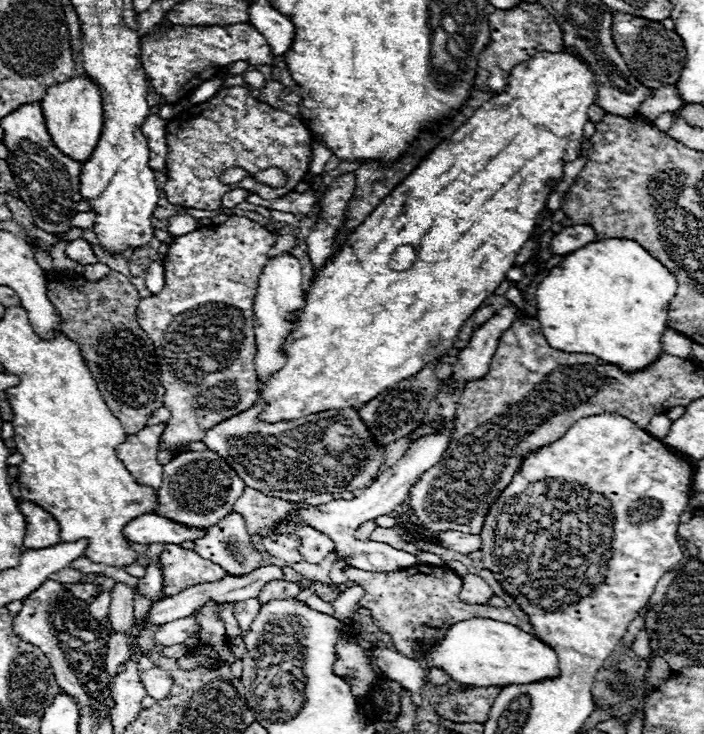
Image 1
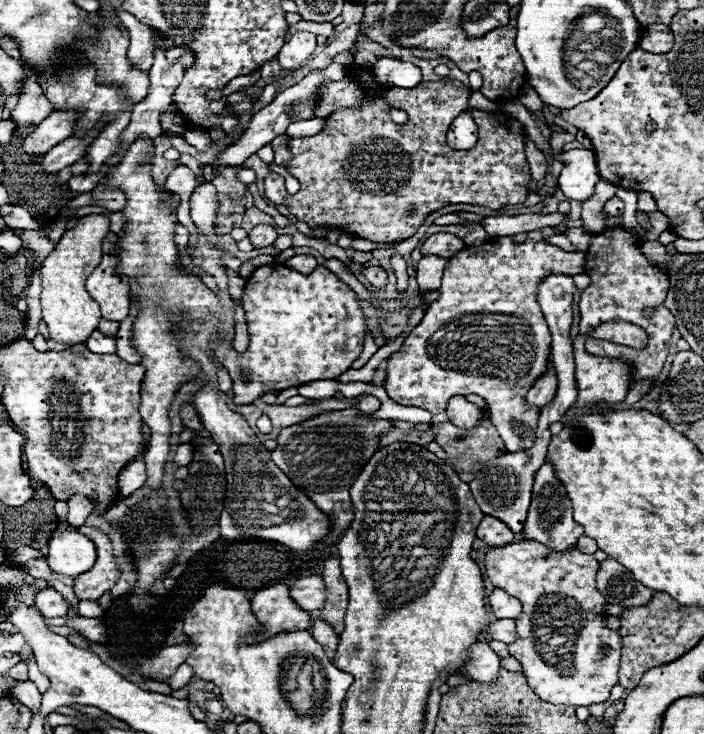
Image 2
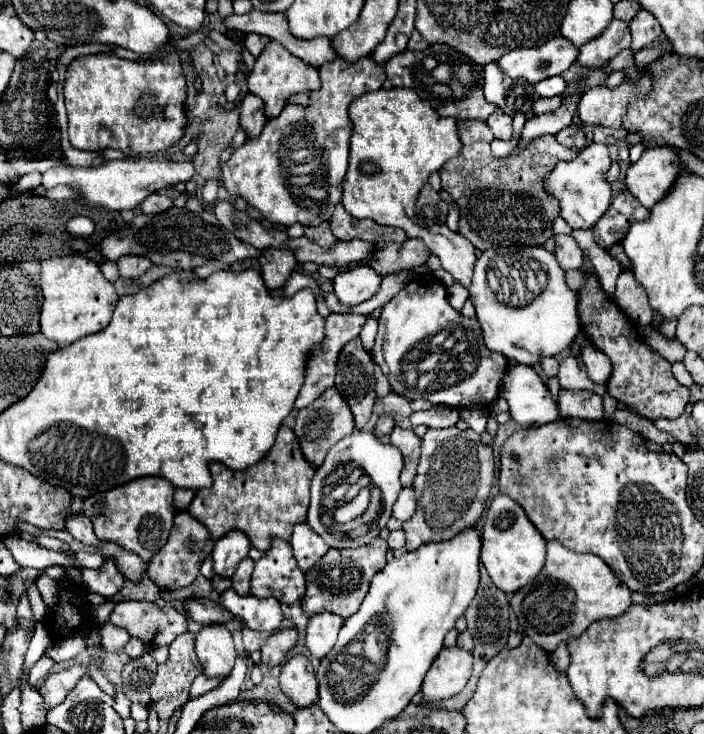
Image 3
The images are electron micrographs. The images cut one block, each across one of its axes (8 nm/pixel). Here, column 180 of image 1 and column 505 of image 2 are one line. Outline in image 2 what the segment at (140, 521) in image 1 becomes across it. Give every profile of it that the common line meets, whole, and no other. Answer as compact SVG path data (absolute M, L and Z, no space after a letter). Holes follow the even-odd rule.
M484 516L484 520L476 528L476 536L482 542L486 542L488 546L502 546L502 544L512 542L514 534L510 532L510 528L504 522L500 522L500 520L492 518L492 516Z

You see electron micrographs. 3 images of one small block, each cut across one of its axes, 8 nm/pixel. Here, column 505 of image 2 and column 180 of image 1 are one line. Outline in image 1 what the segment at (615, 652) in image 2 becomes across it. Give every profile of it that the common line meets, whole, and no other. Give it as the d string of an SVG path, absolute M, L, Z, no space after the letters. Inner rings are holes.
M176 544L166 546L166 550L160 556L160 566L166 596L178 594L180 590L192 584L216 582L226 576L226 570L222 566L198 556L194 550L184 550Z

